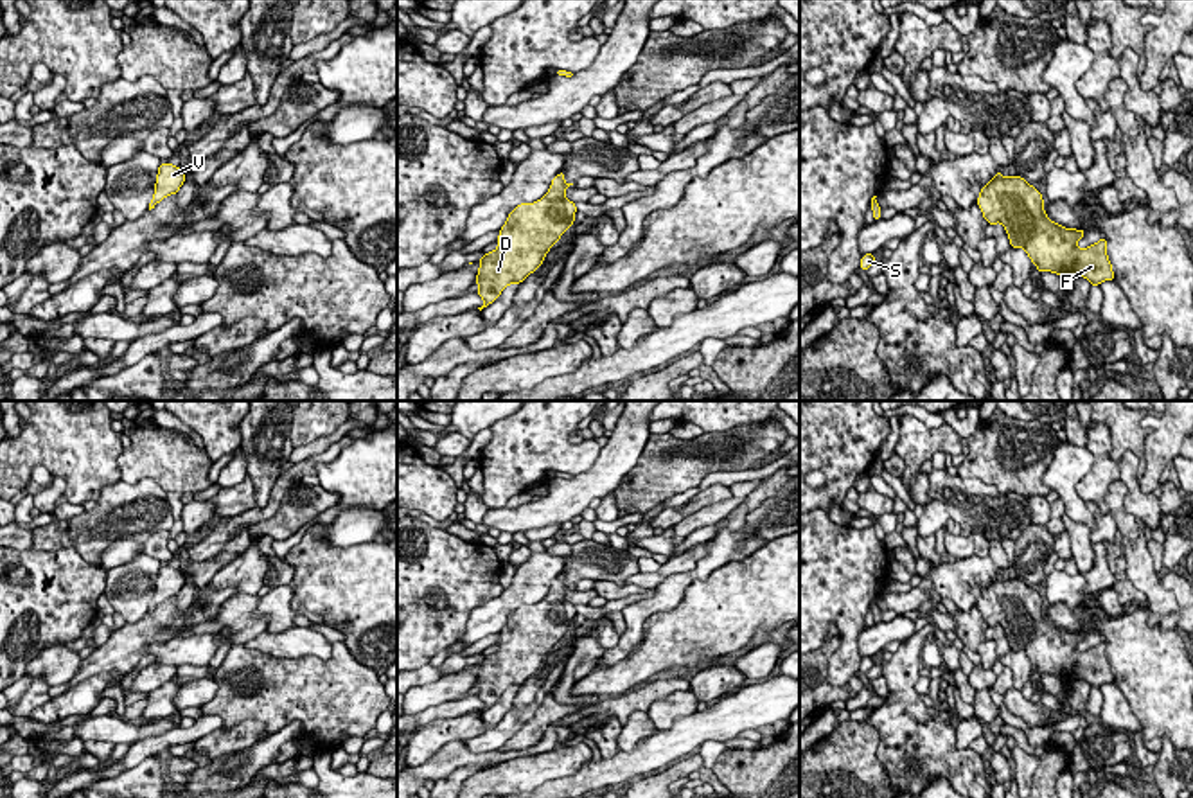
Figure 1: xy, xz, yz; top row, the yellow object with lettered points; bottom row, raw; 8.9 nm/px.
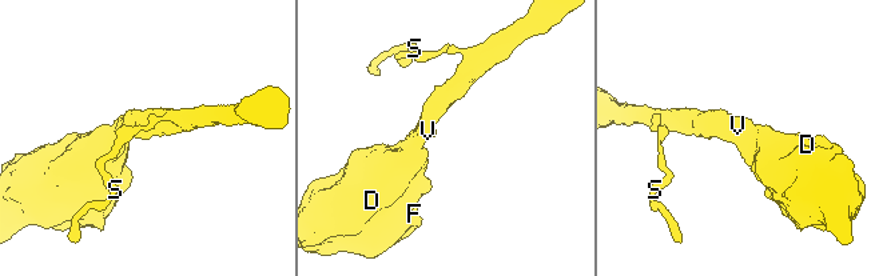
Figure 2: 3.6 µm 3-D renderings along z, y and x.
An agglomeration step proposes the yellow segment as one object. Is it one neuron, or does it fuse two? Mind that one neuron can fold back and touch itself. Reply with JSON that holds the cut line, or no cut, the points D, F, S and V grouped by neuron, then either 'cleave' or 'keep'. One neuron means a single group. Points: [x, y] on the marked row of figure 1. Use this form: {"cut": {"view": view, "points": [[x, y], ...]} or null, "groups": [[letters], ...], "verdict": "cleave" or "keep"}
{"cut": null, "groups": [["D", "F", "S", "V"]], "verdict": "keep"}

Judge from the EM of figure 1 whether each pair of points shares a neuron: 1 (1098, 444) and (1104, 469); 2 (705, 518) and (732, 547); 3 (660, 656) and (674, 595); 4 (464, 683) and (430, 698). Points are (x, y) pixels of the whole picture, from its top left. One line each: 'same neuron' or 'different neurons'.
1: same neuron
2: different neurons
3: different neurons
4: same neuron

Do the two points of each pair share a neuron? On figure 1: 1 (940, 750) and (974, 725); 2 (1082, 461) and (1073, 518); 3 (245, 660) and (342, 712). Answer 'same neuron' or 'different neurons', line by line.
1: different neurons
2: same neuron
3: same neuron

